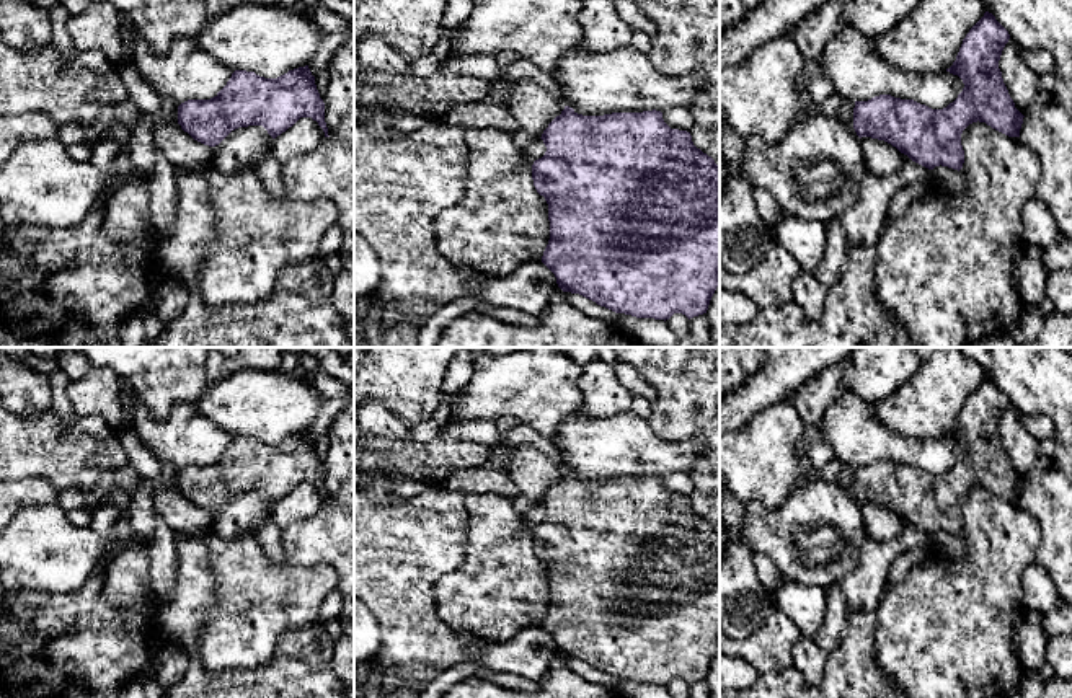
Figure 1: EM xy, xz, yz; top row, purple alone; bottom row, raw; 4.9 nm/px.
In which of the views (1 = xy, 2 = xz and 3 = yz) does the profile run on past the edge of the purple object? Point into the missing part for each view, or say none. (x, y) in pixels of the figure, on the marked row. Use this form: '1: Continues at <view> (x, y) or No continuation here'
1: No continuation here
2: No continuation here
3: No continuation here

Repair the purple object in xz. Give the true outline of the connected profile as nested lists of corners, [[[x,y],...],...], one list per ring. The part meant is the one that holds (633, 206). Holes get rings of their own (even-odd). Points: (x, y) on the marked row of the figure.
[[[565,106],[540,137],[547,147],[542,158],[532,165],[532,179],[537,192],[548,204],[550,240],[543,251],[542,263],[555,274],[563,292],[579,294],[615,313],[636,318],[669,320],[682,313],[689,320],[707,313],[710,300],[718,287],[720,274],[720,166],[711,157],[697,148],[687,130],[671,129],[661,111],[612,113],[604,116],[583,116]]]

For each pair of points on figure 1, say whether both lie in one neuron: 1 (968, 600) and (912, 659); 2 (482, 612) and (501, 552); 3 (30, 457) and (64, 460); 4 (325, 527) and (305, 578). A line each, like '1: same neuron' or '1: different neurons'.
1: same neuron
2: same neuron
3: same neuron
4: different neurons

